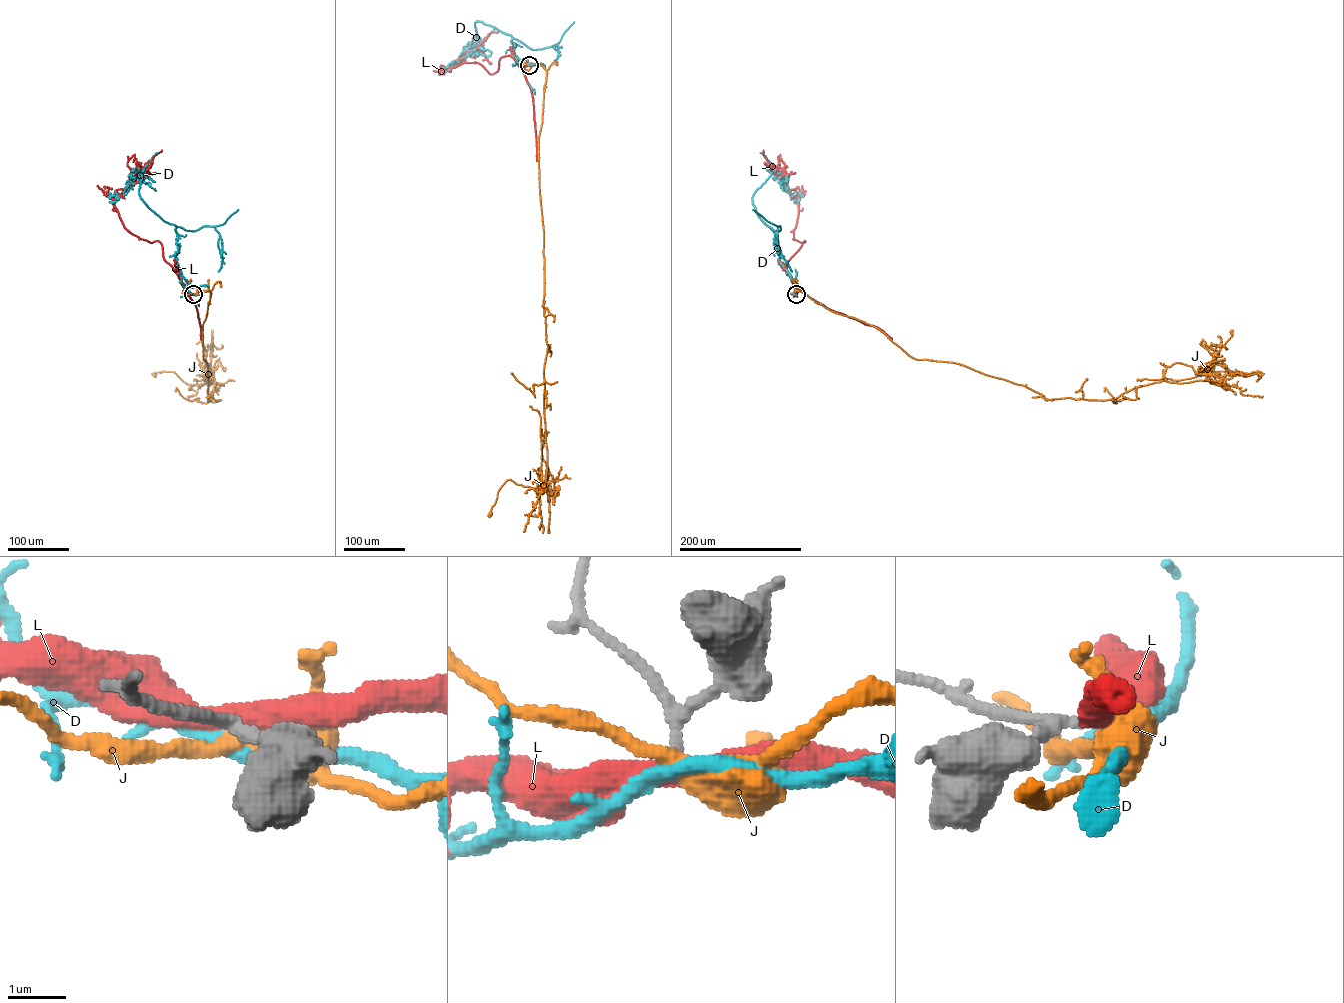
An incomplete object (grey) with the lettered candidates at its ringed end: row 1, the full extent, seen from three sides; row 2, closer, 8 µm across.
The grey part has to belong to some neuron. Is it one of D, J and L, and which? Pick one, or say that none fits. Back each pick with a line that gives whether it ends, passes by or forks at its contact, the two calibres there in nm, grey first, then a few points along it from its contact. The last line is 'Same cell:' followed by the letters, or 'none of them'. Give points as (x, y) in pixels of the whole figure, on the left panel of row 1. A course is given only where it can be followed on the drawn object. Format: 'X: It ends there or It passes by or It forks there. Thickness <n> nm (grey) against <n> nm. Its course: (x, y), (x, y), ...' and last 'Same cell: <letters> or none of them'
Same cell: none of them

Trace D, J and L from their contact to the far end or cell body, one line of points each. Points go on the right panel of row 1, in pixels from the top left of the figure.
D: (796, 294), (775, 234), (758, 216), (752, 198), (771, 174), (779, 173), (798, 201)
J: (796, 294), (916, 359), (1047, 399), (1244, 374)
L: (796, 294), (799, 289), (787, 271), (786, 265), (805, 241), (794, 238), (798, 201), (773, 171), (763, 150)

